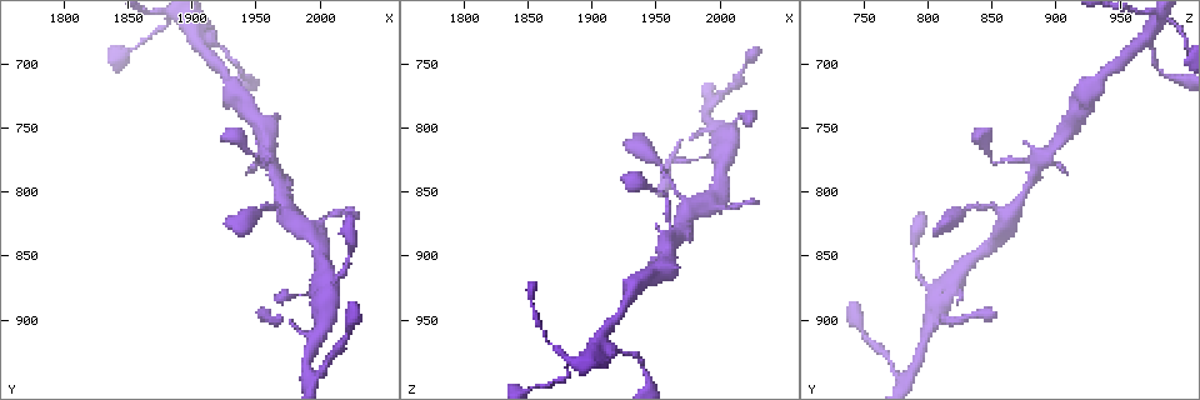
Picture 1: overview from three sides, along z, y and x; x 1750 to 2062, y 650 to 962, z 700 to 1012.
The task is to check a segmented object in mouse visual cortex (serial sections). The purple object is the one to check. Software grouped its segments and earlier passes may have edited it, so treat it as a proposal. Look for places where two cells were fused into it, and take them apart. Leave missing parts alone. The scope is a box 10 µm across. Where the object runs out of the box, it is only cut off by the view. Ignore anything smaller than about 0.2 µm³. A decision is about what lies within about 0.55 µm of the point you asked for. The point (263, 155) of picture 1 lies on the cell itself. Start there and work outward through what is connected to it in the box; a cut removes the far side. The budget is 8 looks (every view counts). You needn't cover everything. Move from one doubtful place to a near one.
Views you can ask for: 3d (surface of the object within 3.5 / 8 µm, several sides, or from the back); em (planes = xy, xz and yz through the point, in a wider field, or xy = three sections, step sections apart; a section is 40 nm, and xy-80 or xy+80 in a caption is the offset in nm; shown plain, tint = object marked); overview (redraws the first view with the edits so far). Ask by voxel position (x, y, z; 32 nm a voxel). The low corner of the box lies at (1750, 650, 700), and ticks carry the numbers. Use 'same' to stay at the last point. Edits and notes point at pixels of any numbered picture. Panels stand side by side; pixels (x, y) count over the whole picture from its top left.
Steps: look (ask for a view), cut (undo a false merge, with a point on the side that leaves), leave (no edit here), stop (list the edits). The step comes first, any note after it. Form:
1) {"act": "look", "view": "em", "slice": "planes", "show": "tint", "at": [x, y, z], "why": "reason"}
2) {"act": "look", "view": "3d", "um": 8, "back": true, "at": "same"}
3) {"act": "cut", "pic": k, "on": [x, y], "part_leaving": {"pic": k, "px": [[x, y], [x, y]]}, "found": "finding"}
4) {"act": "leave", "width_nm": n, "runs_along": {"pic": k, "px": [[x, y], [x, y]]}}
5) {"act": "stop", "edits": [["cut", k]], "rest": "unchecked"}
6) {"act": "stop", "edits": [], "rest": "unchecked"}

{"act": "look", "view": "3d", "um": 3.5, "at": [1972, 816, 870], "why": "calibre changes"}

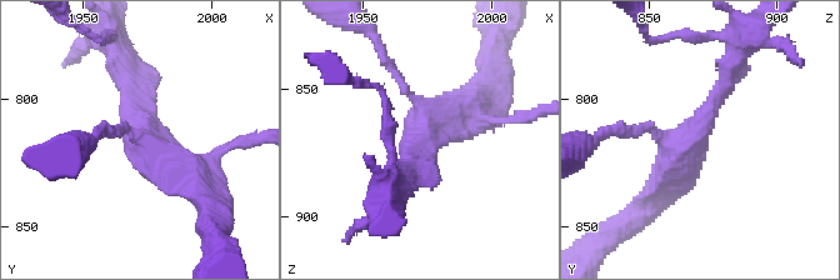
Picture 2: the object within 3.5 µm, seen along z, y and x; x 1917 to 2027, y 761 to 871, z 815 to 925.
{"act": "look", "view": "em", "slice": "xy", "step": 1, "show": "tint", "at": [1972, 814, 868]}

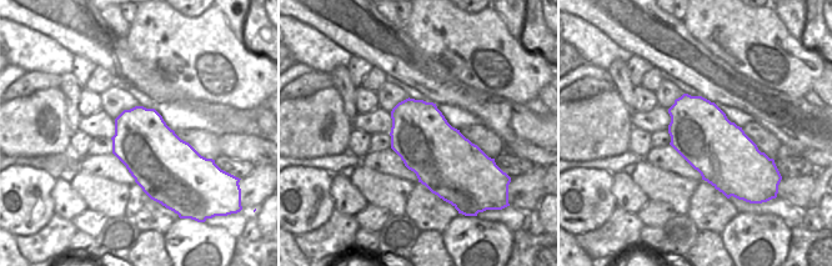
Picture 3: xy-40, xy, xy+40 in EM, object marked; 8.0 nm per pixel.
{"act": "leave", "runs_along": {"pic": 2, "px": [[123, 66], [145, 146], [199, 189]]}, "found": "continuous, no second cell"}

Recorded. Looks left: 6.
{"act": "look", "view": "3d", "um": 3.5, "back": true, "at": [1906, 686, 966], "why": "abrupt turn"}

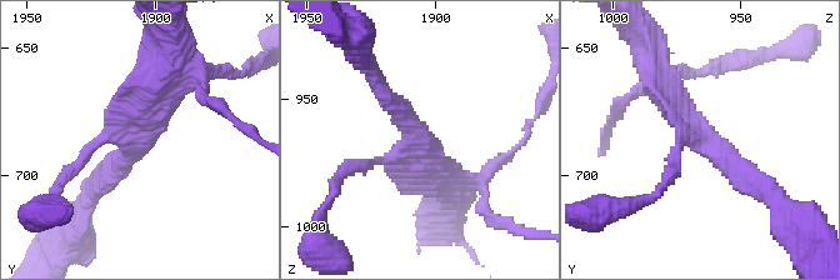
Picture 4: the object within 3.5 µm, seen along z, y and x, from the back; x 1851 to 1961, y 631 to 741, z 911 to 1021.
{"act": "look", "view": "em", "slice": "xy", "step": 3, "show": "plain", "at": [1908, 685, 965], "why": "now the EM"}

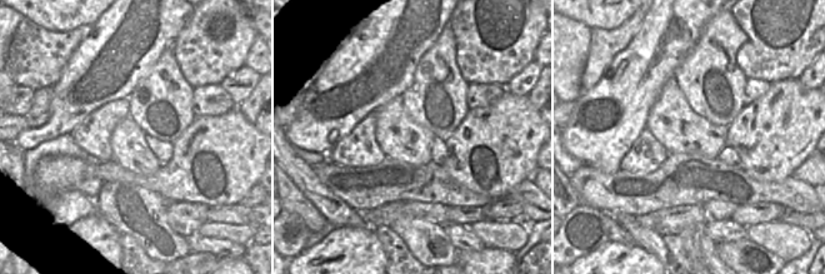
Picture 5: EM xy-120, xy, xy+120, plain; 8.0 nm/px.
{"act": "look", "view": "em", "slice": "xy", "step": 3, "show": "tint", "at": "same", "why": "where the object lies"}

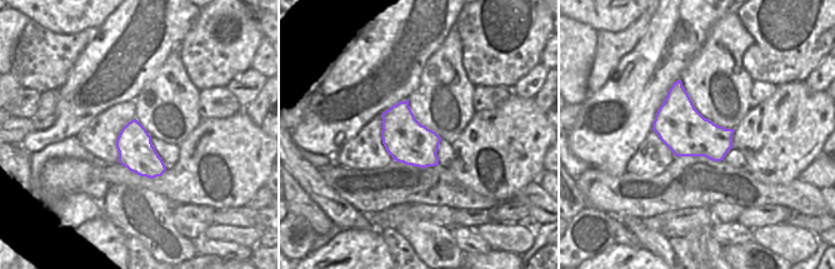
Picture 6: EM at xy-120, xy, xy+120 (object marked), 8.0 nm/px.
{"act": "leave", "runs_along": {"pic": 4, "px": [[755, 184], [706, 145], [659, 73]]}, "found": "one cell here"}

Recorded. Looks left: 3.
{"act": "look", "view": "em", "slice": "xy", "step": 5, "show": "tint", "at": [1988, 944, 788], "why": "sharp bend"}

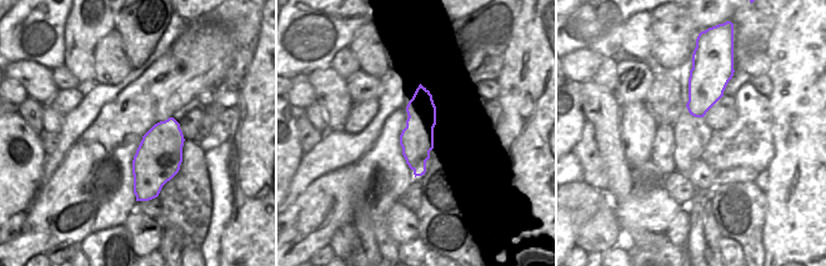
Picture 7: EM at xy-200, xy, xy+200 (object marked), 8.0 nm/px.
{"act": "look", "view": "3d", "um": 3.5, "at": "same", "why": "see where the arms go"}

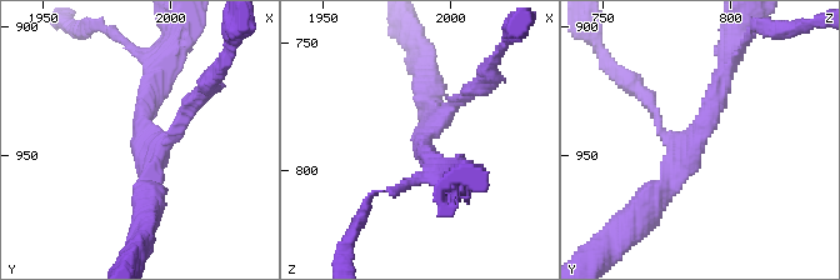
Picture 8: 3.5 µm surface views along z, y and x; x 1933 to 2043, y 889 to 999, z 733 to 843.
{"act": "leave", "runs_along": {"pic": 8, "px": [[441, 165], [423, 136], [469, 91]]}, "found": "one cell here"}

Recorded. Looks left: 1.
{"act": "stop", "edits": [], "rest": "unchecked"}

